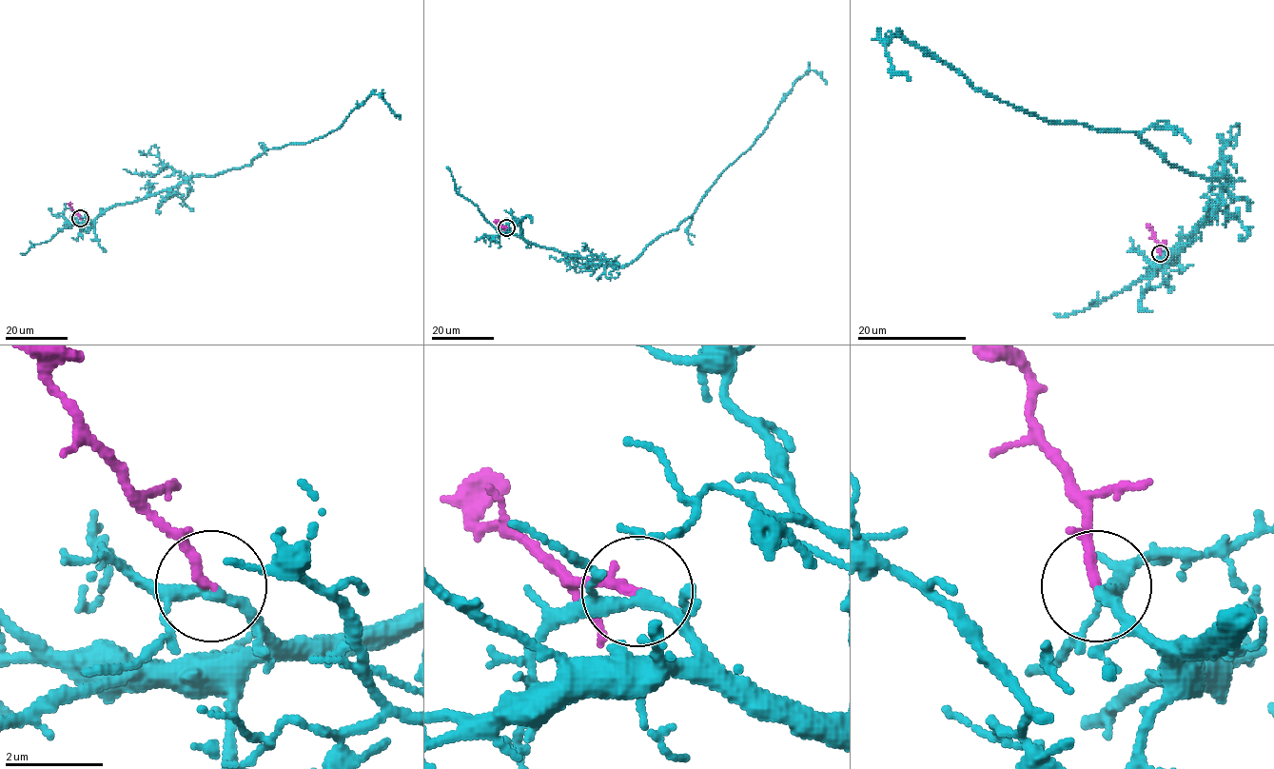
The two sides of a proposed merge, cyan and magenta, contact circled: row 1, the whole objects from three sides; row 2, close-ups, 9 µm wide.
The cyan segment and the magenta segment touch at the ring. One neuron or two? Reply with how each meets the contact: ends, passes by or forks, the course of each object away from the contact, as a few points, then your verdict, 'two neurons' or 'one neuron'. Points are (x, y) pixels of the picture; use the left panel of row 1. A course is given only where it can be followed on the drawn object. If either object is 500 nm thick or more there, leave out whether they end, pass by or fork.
cyan forks there; magenta ends there; cyan runs (80, 219), (94, 221), (187, 177), (214, 176), (249, 165), (266, 149), (325, 136), (372, 93), (400, 119); magenta runs (80, 219), (70, 203); one neuron

